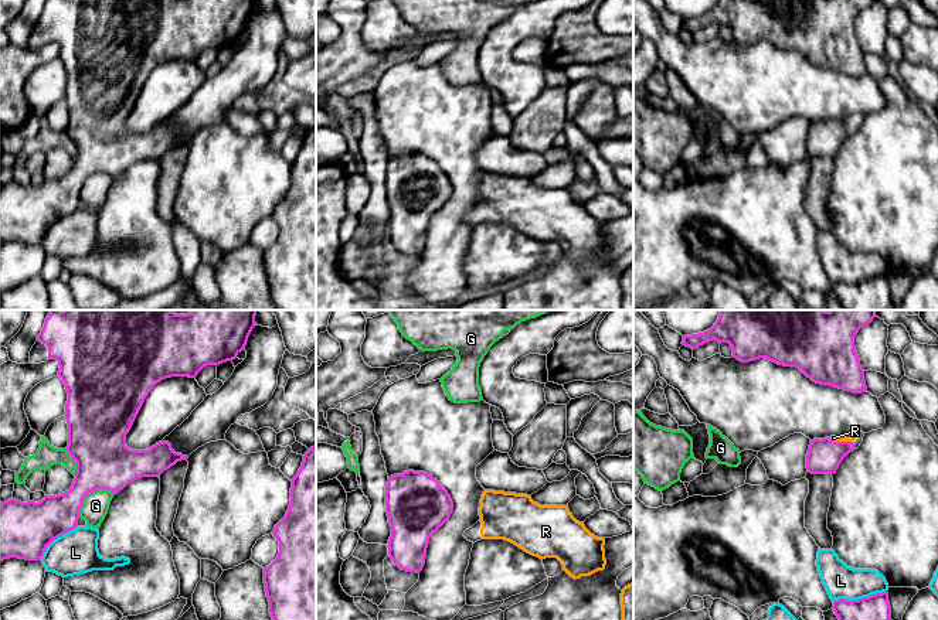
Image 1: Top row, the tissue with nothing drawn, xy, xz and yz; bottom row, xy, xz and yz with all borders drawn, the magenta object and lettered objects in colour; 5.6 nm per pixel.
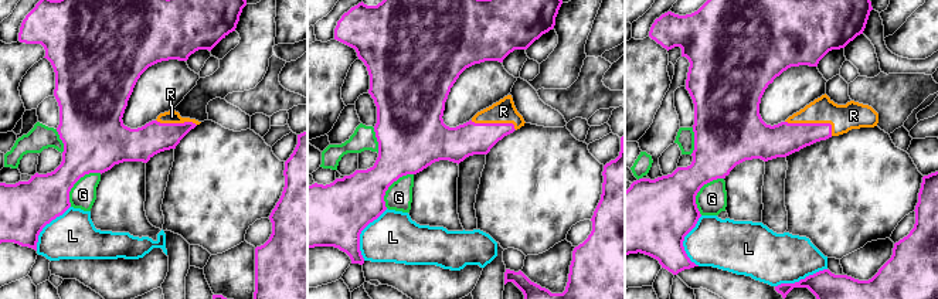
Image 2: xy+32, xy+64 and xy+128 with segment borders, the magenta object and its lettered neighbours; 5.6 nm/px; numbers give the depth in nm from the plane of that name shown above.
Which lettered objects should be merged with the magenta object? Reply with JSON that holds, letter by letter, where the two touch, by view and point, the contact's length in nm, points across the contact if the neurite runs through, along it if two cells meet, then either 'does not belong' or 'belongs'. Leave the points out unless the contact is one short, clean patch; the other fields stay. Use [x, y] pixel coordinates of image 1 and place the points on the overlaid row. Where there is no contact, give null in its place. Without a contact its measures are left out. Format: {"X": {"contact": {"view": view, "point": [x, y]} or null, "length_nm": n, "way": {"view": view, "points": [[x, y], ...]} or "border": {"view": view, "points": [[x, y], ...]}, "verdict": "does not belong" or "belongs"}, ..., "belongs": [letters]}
{"G": {"contact": {"view": "xy", "point": [89, 493]}, "length_nm": 240, "verdict": "does not belong"}, "L": {"contact": {"view": "yz", "point": [859, 599]}, "length_nm": 320, "verdict": "does not belong"}, "R": {"contact": {"view": "yz", "point": [840, 442]}, "length_nm": 140, "verdict": "belongs"}, "belongs": ["R"]}

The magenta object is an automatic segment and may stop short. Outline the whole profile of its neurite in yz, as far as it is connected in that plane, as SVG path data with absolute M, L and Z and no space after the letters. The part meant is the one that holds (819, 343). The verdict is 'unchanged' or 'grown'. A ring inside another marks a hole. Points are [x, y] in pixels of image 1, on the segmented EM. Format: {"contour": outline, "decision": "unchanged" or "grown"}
{"contour": "M720 310L710 330L684 335L682 344L696 350L713 340L728 343L733 357L741 362L767 358L778 365L799 368L816 384L861 394L867 386L854 337L874 317L876 310Z", "decision": "unchanged"}

